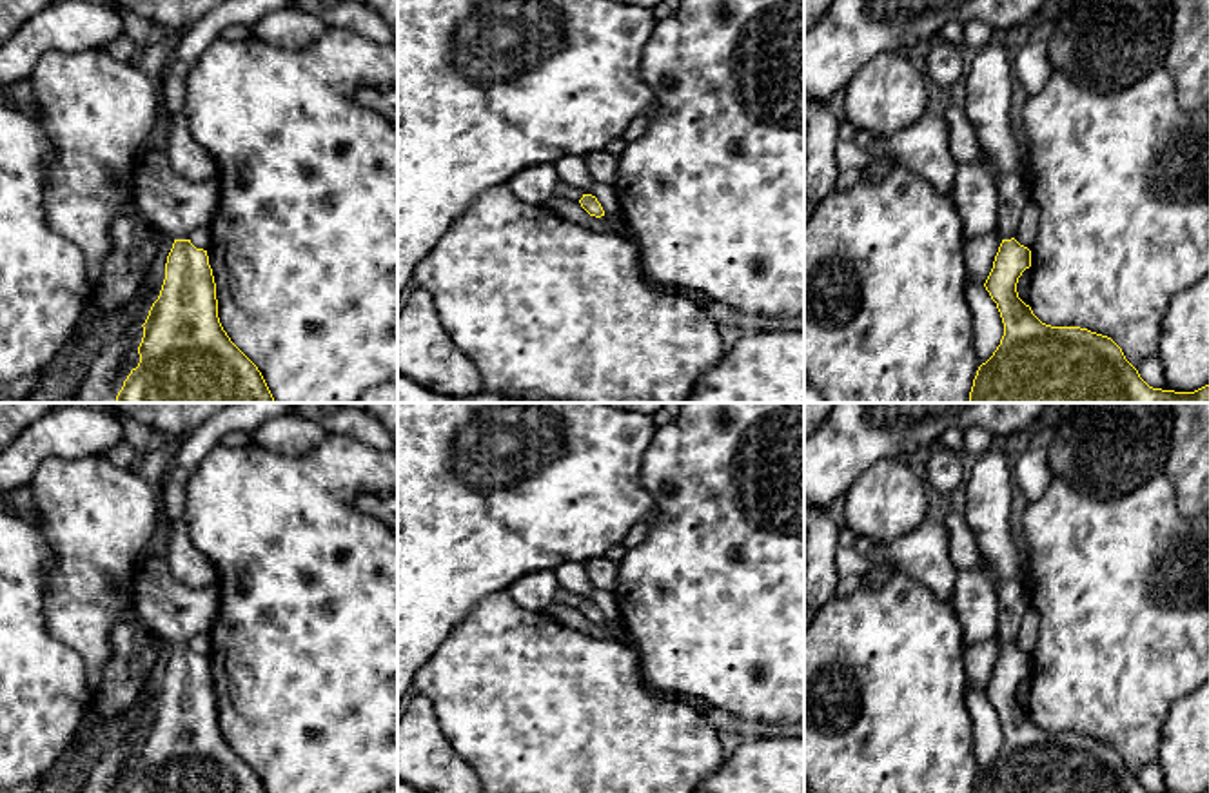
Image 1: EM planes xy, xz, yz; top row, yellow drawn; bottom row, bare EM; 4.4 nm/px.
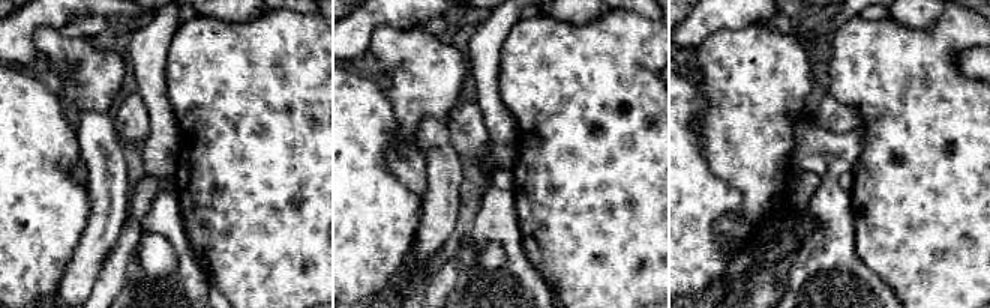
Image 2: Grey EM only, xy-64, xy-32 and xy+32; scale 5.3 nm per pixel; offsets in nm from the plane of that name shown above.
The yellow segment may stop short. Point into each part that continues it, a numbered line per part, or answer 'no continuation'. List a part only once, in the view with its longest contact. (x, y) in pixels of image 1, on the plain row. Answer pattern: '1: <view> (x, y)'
1: xy (164, 605)

